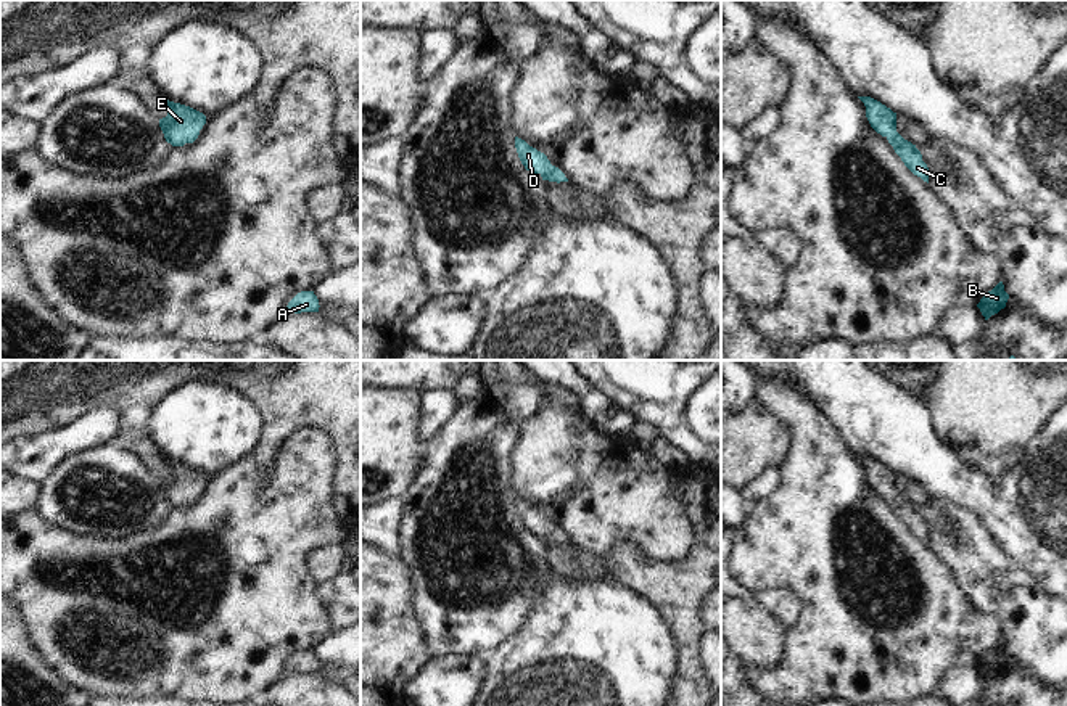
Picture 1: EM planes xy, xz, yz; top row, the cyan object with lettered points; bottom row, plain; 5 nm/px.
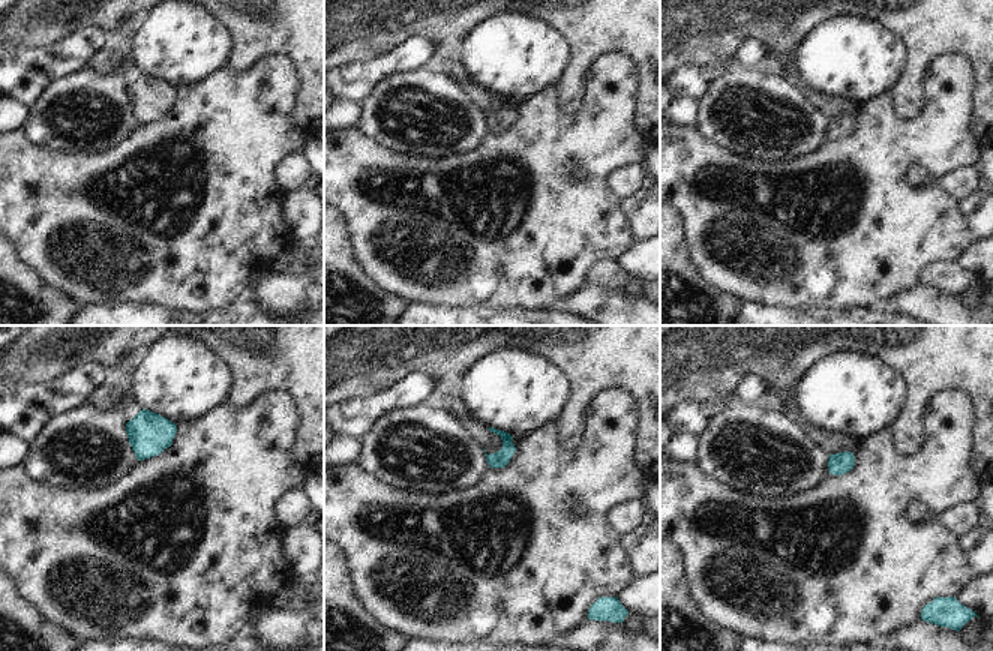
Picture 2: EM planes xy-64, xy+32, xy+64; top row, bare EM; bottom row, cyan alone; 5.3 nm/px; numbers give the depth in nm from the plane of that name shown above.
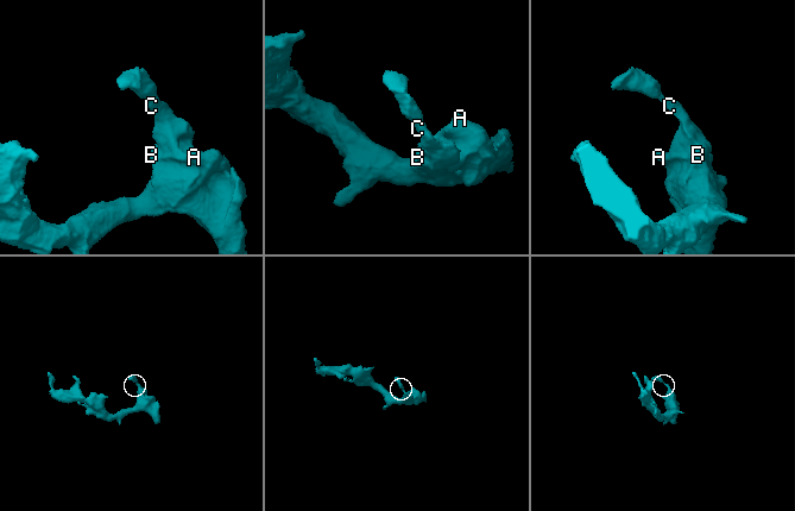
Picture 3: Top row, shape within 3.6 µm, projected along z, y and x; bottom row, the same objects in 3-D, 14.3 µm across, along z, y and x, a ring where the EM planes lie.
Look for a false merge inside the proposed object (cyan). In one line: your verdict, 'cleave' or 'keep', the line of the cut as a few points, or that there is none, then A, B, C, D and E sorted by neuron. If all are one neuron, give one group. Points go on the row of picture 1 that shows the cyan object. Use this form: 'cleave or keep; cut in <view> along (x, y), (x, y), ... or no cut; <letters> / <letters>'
keep; no cut; A B C D E

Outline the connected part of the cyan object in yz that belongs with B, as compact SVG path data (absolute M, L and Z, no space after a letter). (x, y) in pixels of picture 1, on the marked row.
M999 281L991 291L985 293L977 307L980 309L985 320L998 314L1006 307L1009 294L1004 291L1003 281Z

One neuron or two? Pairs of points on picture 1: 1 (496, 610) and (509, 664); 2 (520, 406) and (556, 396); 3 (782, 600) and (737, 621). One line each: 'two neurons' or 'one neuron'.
1: two neurons
2: two neurons
3: two neurons

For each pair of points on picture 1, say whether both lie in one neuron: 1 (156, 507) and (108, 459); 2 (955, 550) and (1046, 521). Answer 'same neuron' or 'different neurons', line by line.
1: same neuron
2: different neurons

